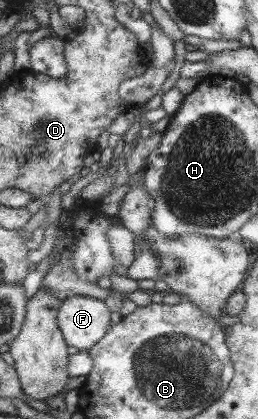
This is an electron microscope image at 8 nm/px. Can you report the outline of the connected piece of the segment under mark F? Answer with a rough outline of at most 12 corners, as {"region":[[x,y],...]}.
{"region":[[70,296],[58,326],[68,346],[88,350],[107,333],[100,299]]}

